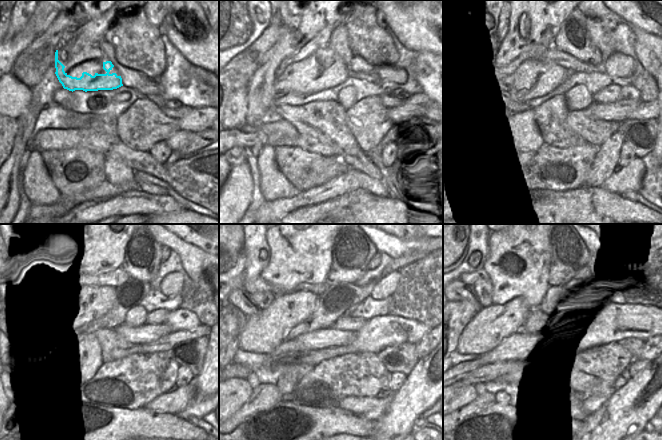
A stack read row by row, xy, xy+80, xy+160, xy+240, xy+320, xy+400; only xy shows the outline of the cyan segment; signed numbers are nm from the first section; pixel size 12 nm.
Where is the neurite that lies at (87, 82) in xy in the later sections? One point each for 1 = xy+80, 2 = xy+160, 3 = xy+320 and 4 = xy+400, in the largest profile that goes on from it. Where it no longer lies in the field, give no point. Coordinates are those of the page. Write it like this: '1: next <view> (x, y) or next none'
1: next xy+80 (312, 81)
2: next xy+160 (515, 89)
3: next xy+320 (265, 331)
4: next xy+400 (491, 325)

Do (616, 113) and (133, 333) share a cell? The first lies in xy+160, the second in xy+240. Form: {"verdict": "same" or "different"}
{"verdict": "same"}

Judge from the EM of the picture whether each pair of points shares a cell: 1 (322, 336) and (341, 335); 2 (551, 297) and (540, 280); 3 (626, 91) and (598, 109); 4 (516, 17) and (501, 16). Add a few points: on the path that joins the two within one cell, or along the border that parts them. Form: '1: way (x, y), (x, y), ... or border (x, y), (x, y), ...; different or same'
1: way (327, 336), (336, 336); same
2: border (550, 286), (542, 301), (533, 309); different
3: border (619, 98), (632, 98), (634, 100); different
4: border (508, 10), (509, 30), (523, 33); different

